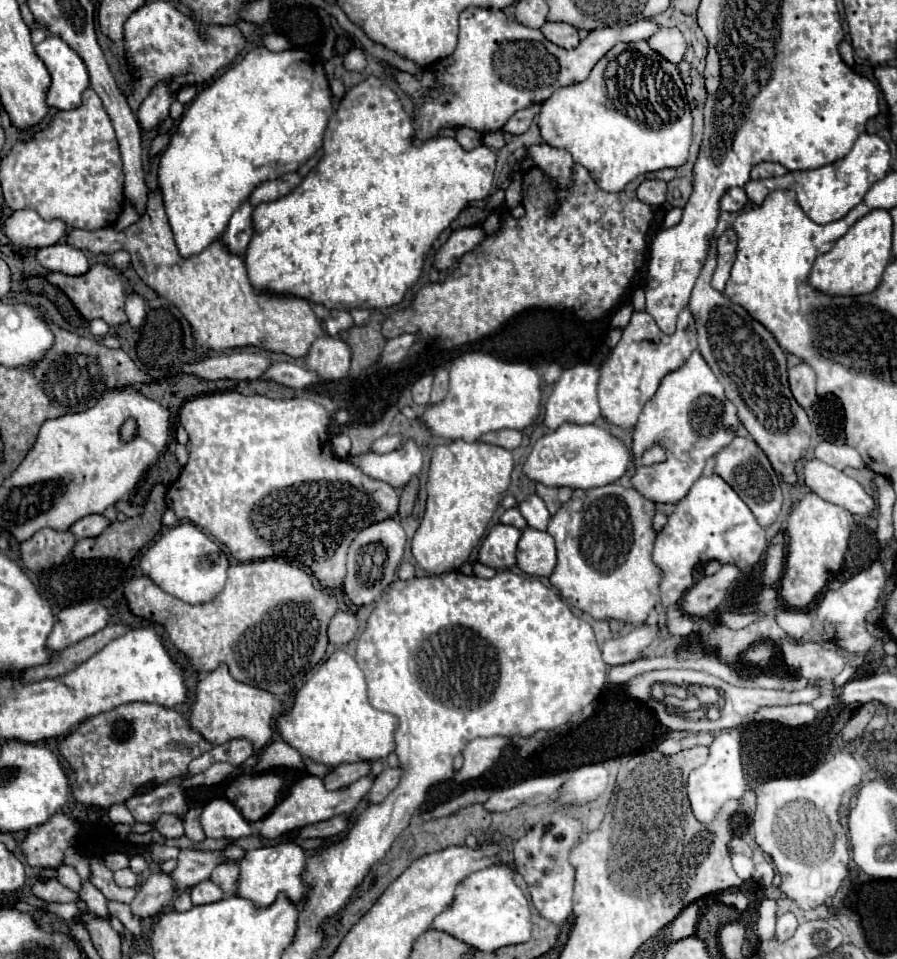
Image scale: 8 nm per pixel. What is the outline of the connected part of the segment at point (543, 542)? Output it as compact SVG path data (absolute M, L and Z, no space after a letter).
M526 528L518 542L518 568L530 576L550 576L556 568L556 544L548 532Z

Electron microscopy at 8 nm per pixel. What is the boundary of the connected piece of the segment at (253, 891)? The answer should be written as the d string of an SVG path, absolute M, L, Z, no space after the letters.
M286 842L286 844L276 844L276 846L264 846L264 848L256 848L246 852L246 856L240 862L240 872L242 872L242 880L240 880L240 888L238 888L238 896L252 900L256 906L264 908L268 904L274 902L278 892L286 892L290 896L290 900L294 900L296 904L300 904L308 892L308 886L304 882L304 872L306 872L306 854L304 850L294 844L294 842Z

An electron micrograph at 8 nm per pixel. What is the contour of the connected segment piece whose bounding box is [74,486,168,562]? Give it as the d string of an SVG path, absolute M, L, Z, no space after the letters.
M156 486L150 494L150 502L146 506L146 512L142 516L136 518L128 518L124 522L114 522L110 524L110 528L106 528L100 536L96 538L82 538L78 540L78 544L74 546L74 556L76 558L114 558L114 560L122 560L122 562L130 562L162 528L160 520L162 514L166 512L166 488L164 486Z

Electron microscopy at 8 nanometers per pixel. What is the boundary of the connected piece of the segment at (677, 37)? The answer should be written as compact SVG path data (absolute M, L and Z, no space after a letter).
M660 28L654 36L648 38L648 44L672 64L678 64L684 58L686 42L678 28Z

